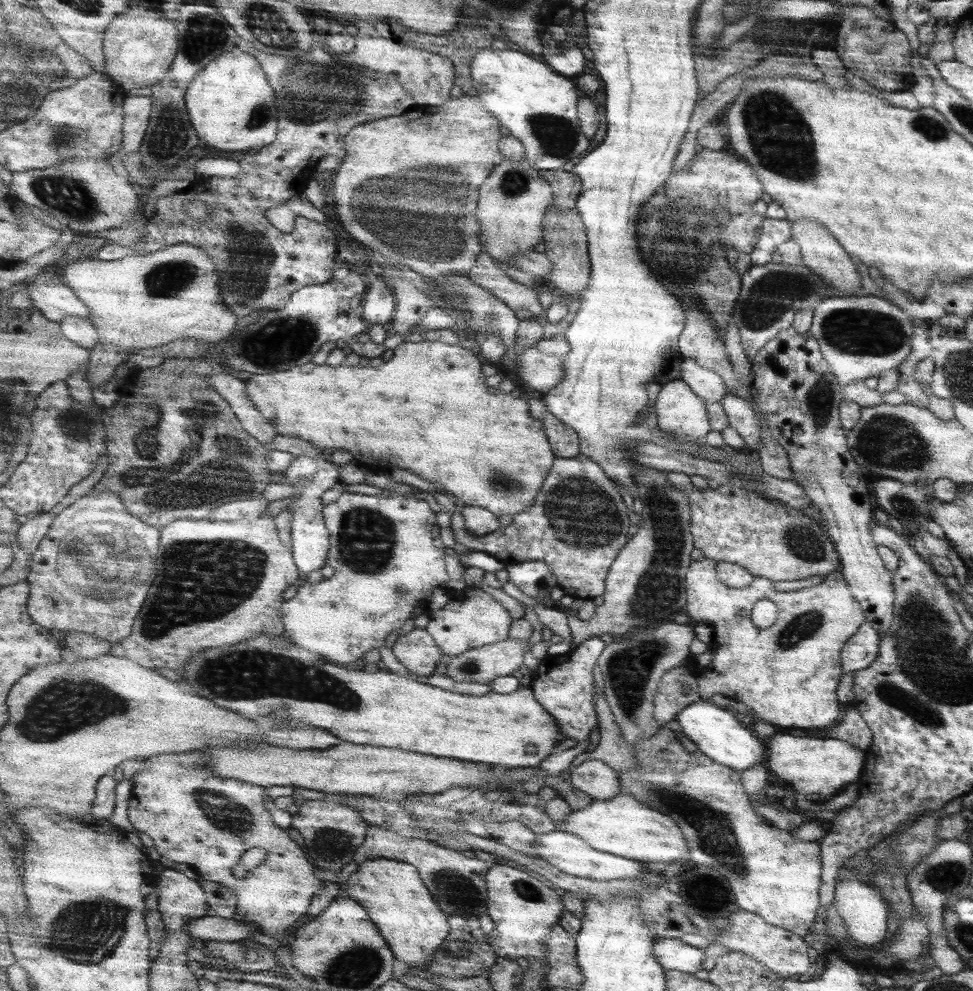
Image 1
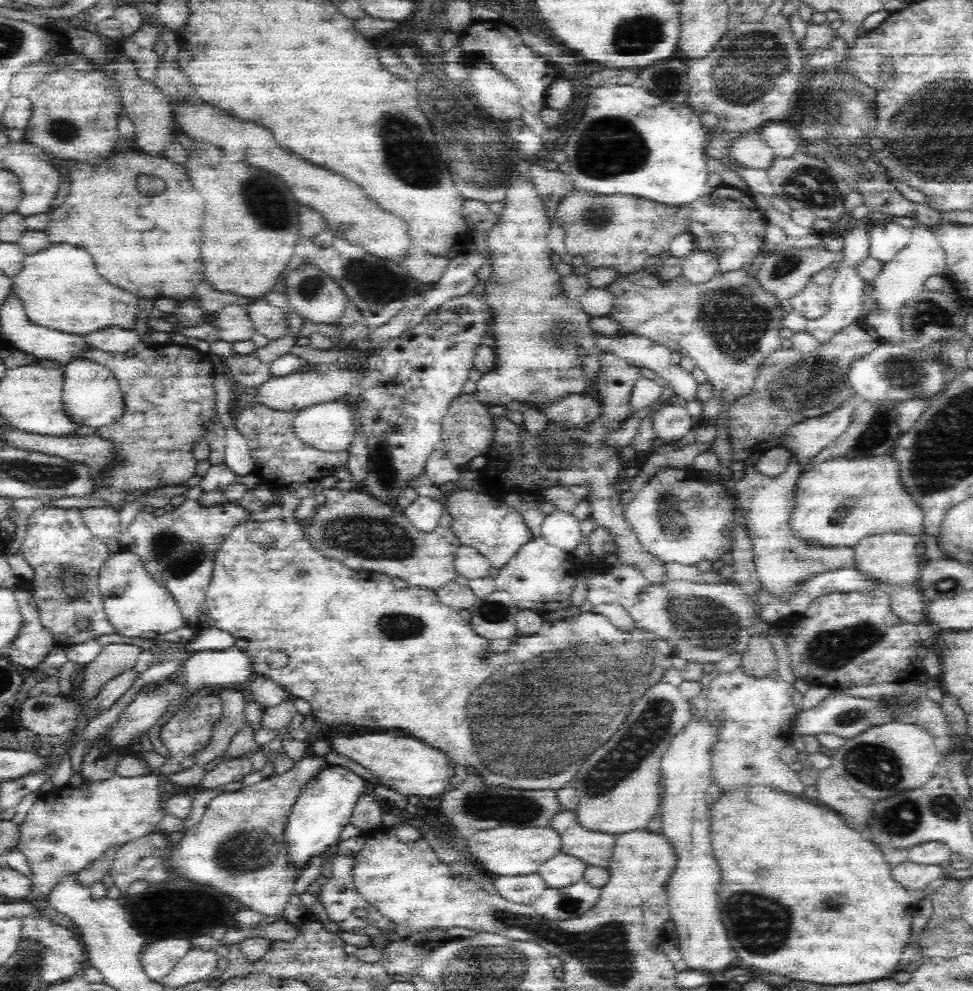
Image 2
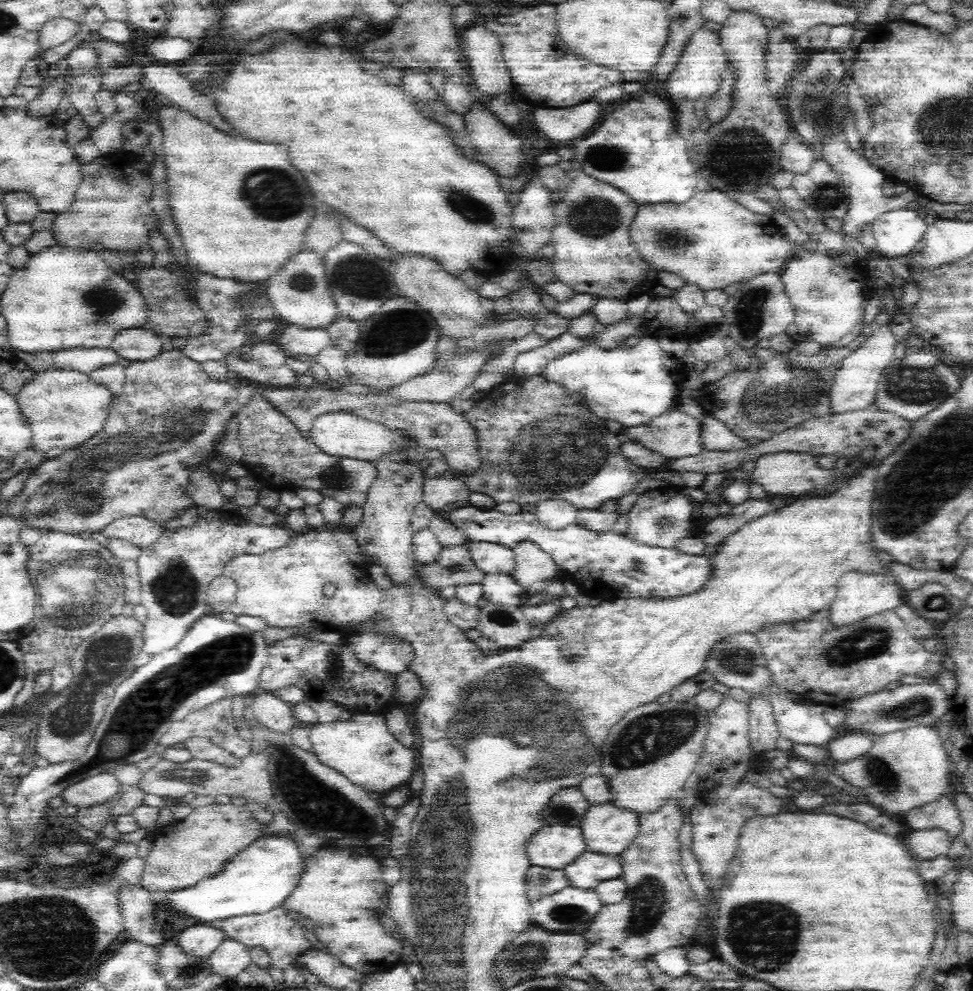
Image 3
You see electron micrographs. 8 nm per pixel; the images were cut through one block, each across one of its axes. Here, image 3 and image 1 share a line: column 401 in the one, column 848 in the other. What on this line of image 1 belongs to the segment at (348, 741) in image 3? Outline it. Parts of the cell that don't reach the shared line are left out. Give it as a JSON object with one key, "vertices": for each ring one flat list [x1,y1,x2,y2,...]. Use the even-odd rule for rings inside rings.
{"vertices":[[789,734,773,736,767,742,769,762,767,770,769,776,785,780,785,784,795,790,797,794,823,794,823,796,837,796,849,784,857,784,863,774,865,750,855,748,853,744,839,740,839,738,795,738]]}

